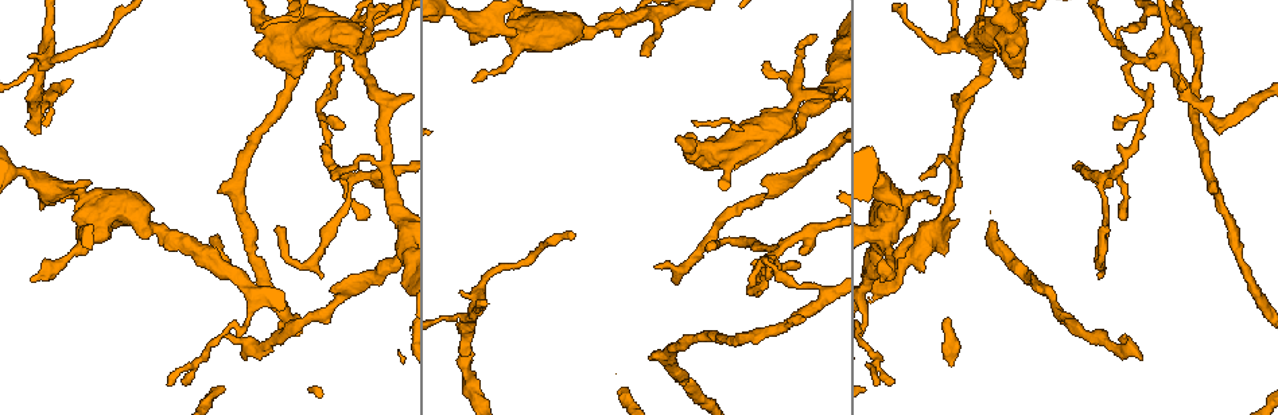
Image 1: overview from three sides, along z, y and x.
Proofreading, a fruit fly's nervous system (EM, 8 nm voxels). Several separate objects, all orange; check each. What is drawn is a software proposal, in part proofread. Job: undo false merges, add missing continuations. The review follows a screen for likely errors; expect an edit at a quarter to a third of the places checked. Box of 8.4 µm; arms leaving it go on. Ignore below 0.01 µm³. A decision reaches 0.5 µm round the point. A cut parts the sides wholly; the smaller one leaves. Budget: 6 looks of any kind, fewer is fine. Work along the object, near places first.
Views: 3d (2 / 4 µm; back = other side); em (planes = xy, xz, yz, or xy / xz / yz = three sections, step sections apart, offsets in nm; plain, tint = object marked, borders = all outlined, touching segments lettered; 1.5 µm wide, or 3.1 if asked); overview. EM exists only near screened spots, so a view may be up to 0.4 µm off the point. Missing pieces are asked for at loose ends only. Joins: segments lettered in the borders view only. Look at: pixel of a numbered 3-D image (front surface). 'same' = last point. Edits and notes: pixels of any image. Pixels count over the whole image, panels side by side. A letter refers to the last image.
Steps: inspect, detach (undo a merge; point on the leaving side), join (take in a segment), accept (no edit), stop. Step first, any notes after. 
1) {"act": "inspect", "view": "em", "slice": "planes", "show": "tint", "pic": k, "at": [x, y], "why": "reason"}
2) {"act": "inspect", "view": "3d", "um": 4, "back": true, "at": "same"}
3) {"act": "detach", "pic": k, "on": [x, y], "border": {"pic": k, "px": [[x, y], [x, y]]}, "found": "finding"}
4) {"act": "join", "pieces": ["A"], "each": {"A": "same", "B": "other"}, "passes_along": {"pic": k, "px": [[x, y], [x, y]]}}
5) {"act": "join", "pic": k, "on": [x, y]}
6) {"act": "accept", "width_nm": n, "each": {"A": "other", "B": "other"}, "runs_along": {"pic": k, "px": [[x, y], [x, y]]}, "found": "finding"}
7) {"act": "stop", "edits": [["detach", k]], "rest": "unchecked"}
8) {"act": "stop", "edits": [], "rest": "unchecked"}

{"act": "inspect", "view": "3d", "um": 2, "pic": 1, "at": [1158, 57], "why": "four-way junction"}

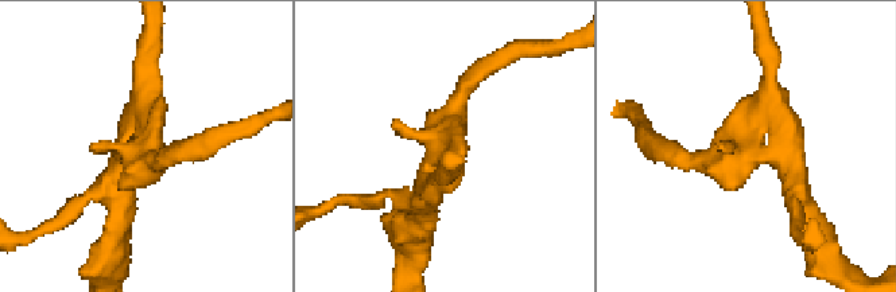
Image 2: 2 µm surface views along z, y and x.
{"act": "inspect", "view": "em", "slice": "xy", "step": 4, "show": "tint", "pic": 2, "at": [442, 143], "arms": 4}

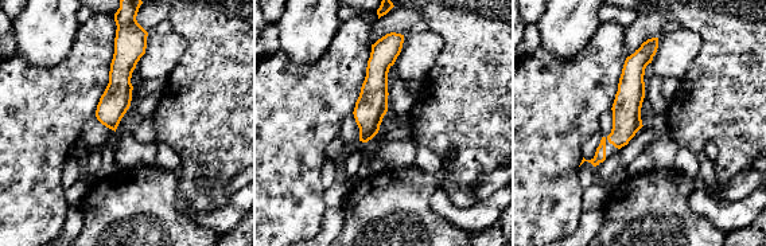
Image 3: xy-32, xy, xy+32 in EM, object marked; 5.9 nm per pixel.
{"act": "inspect", "view": "em", "slice": "planes", "show": "borders", "at": "same"}

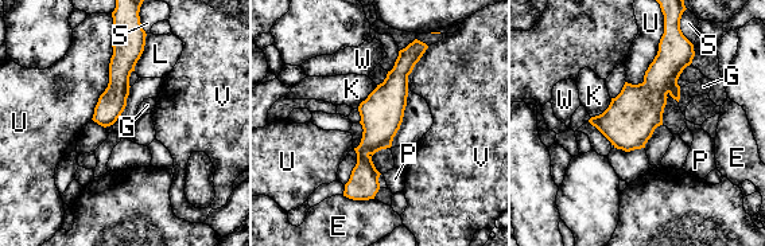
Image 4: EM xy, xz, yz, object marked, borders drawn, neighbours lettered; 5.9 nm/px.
{"act": "accept", "width_nm": 260, "each": {"E": "other", "G": "other", "K": "other", "L": "other", "P": "other", "S": "other", "U": "other", "V": "other", "W": "other"}, "border": {"pic": 4, "px": [[112, 39], [109, 82], [90, 118]]}, "found": "all the same cell"}

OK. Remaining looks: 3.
{"act": "inspect", "view": "em", "slice": "xz", "step": 4, "show": "borders", "pic": 1, "at": [647, 57], "why": "thin end"}

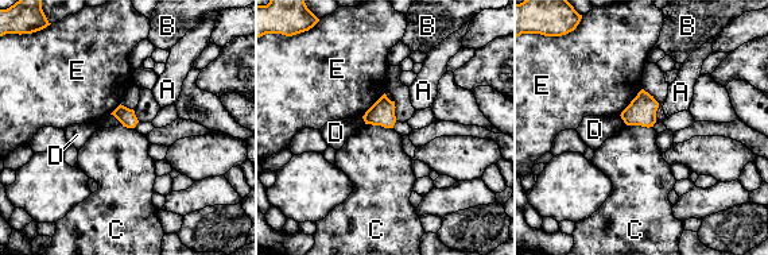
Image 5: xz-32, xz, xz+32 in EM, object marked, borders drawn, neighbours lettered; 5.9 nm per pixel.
{"act": "accept", "each": {"A": "other", "B": "other", "C": "other", "D": "other", "E": "other"}, "border": {"pic": 5, "px": [[365, 123], [392, 128]]}, "found": "none of them fits"}

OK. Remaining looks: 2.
{"act": "inspect", "view": "3d", "um": 2, "pic": 1, "at": [363, 24], "why": "calibre changes"}

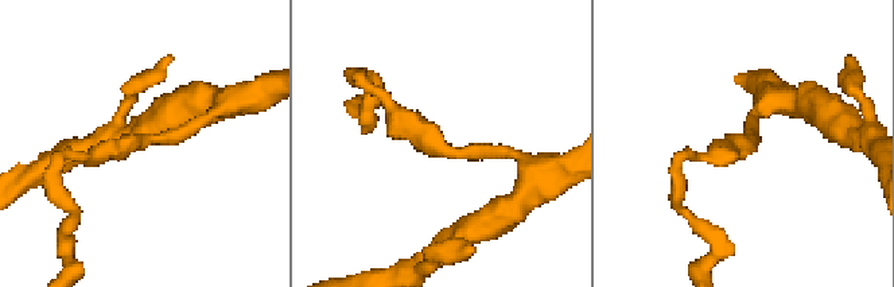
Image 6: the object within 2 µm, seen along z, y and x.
{"act": "inspect", "view": "em", "slice": "planes", "show": "borders", "pic": 6, "at": [754, 136]}

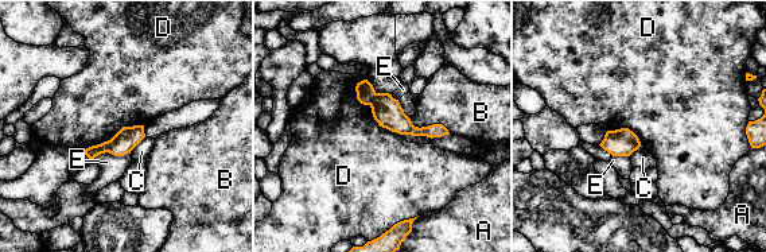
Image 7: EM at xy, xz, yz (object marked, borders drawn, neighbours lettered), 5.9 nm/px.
{"act": "detach", "pic": 7, "on": [127, 138], "width_nm": 120, "each": {"A": "other", "B": "other", "C": "other", "D": "other", "E": "other"}, "border": {"pic": 7, "px": [[109, 140], [107, 151]]}, "found": "two cells meet here"}

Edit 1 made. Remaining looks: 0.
{"act": "stop", "edits": [["detach", 7]], "rest": "unchecked"}

